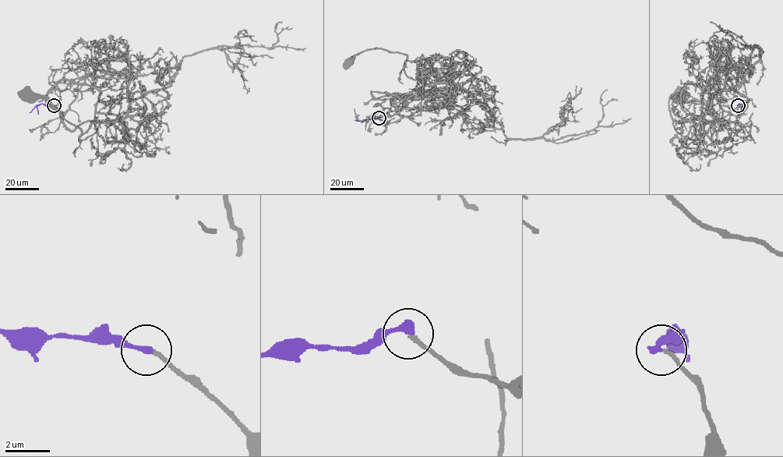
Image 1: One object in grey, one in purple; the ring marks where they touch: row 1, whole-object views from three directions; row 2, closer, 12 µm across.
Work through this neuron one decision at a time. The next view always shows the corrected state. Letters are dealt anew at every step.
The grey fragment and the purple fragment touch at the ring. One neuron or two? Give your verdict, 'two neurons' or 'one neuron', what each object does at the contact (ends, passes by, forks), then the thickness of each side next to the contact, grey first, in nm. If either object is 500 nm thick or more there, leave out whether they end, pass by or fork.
one neuron; grey ends; purple ends; calibres 150 and 300 nm

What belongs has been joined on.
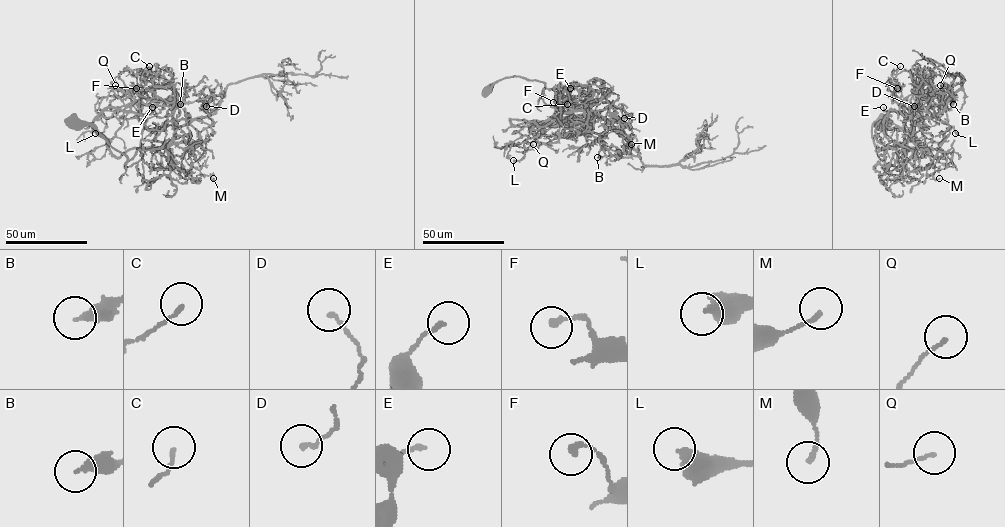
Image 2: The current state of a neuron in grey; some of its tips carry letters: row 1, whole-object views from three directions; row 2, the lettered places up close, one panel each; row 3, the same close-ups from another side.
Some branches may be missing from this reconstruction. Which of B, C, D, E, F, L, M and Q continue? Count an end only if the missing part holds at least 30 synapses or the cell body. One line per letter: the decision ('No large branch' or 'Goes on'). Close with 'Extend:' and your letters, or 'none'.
B: No large branch
C: No large branch
D: No large branch
E: No large branch
F: No large branch
L: No large branch
M: No large branch
Q: No large branch
Extend: none

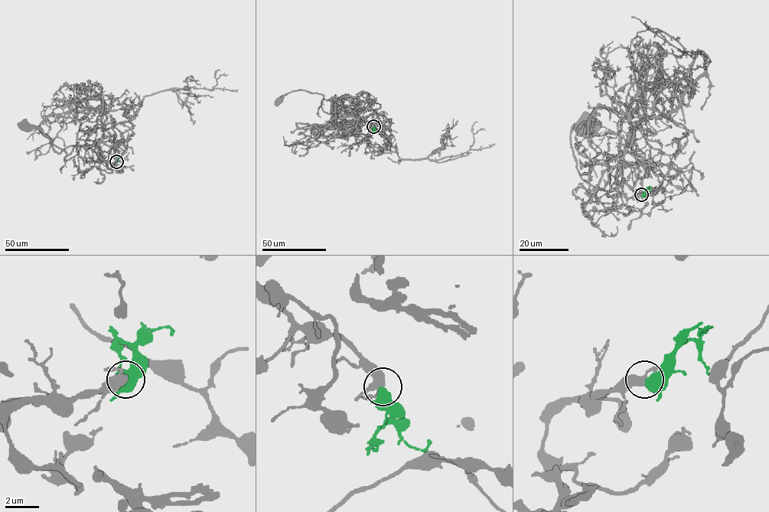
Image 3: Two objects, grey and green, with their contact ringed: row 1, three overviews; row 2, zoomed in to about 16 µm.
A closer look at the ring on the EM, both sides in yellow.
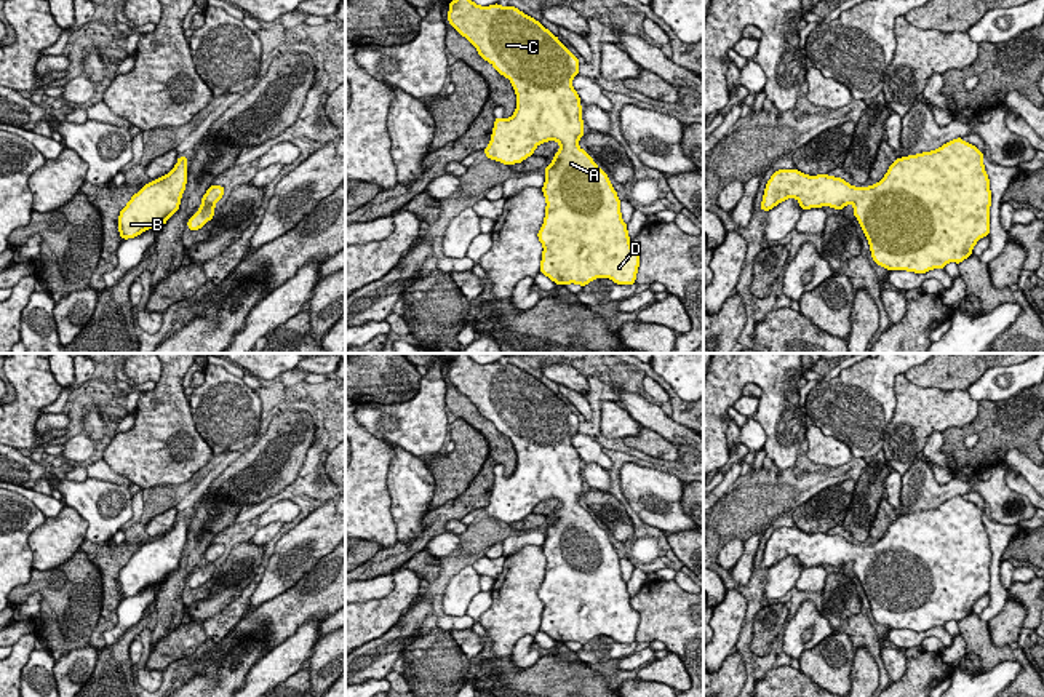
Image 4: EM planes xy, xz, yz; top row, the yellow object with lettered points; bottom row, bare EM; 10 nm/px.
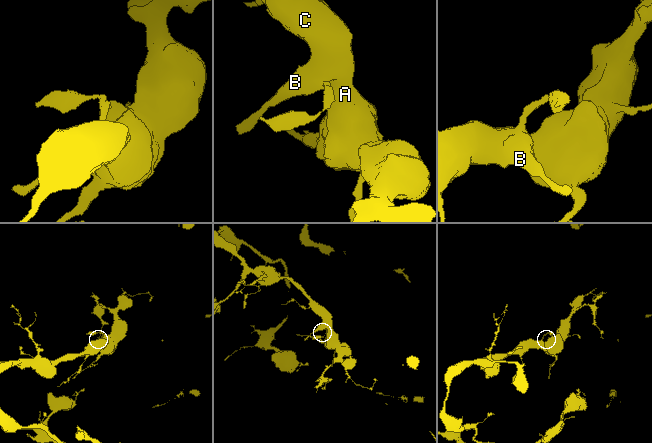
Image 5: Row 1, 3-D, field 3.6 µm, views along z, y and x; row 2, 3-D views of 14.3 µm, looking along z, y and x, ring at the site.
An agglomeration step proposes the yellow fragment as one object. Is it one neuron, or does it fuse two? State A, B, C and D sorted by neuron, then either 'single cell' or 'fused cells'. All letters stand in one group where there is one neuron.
groups A B C D; single cell

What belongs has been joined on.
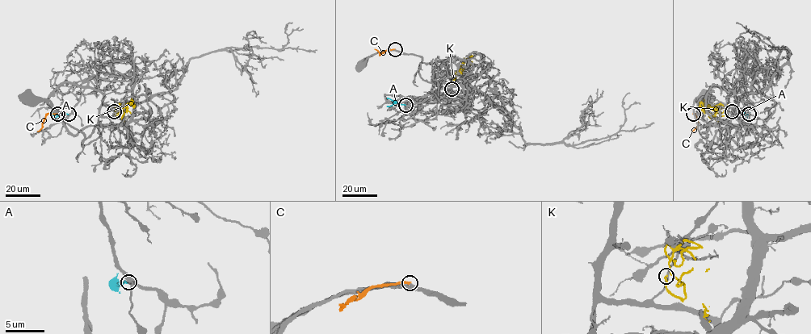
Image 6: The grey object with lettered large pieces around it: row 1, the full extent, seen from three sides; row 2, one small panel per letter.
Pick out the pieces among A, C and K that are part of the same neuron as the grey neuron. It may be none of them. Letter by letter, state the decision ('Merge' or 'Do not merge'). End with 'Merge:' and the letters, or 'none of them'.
A: Merge
C: Do not merge
K: Do not merge
Merge: A

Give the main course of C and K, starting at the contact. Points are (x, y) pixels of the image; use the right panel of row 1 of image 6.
C: (692, 114), (697, 120), (697, 127), (692, 131)
K: (732, 111), (720, 116), (722, 105), (716, 108), (720, 113), (709, 109), (715, 114), (717, 110), (699, 106)

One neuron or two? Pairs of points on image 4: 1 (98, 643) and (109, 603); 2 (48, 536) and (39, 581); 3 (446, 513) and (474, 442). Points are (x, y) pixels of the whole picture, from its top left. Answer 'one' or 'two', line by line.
1: one
2: two
3: two

